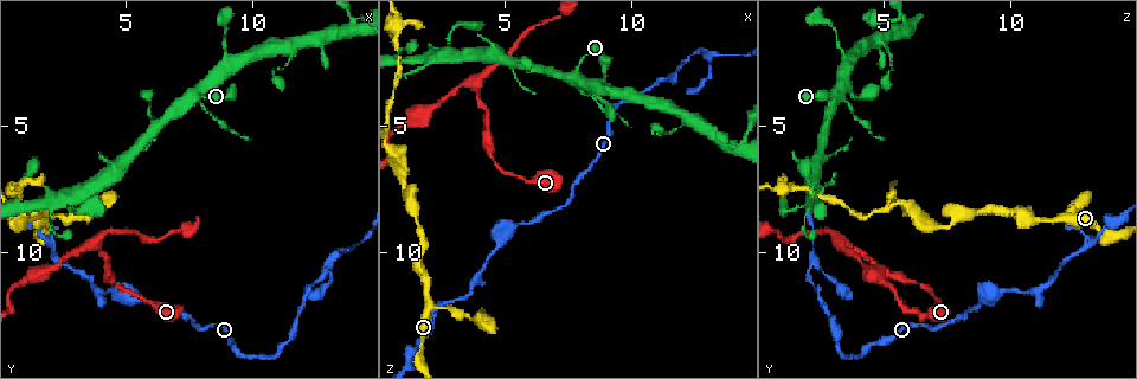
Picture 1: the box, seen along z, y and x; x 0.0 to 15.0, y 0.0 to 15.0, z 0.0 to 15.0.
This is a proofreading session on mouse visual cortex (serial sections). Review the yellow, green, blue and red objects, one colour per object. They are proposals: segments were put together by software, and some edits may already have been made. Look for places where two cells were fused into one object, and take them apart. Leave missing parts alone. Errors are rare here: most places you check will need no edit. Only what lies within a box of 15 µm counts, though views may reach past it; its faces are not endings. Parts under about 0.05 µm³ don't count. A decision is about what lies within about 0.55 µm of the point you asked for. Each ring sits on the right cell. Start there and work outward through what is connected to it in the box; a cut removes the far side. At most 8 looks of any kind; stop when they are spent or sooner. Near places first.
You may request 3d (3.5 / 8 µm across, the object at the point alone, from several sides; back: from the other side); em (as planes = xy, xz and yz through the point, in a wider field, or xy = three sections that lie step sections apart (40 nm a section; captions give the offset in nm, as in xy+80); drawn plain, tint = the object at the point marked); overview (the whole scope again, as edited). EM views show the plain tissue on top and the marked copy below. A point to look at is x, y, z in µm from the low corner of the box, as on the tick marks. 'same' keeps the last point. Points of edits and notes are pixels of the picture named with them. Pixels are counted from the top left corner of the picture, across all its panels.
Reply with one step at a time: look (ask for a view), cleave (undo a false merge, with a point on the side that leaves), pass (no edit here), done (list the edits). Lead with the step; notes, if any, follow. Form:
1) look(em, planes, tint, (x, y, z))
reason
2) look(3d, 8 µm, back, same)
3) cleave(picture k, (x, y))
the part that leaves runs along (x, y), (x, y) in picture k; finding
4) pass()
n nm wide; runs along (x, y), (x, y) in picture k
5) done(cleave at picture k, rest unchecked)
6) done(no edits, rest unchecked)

look(3d, 3.5 µm, back, (5.4, 12.0, 8.9))

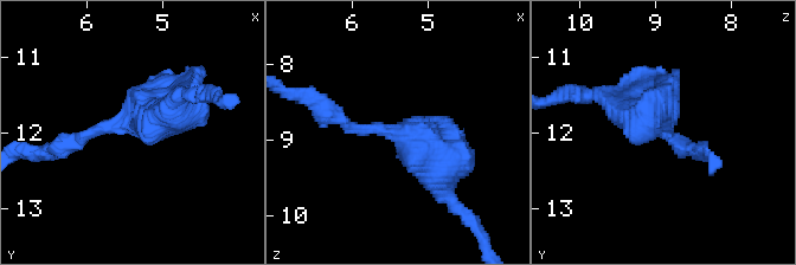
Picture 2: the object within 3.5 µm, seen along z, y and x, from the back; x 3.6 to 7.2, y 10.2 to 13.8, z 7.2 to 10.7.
look(em, xy, step 2, tint, (5.35, 11.90, 8.90))

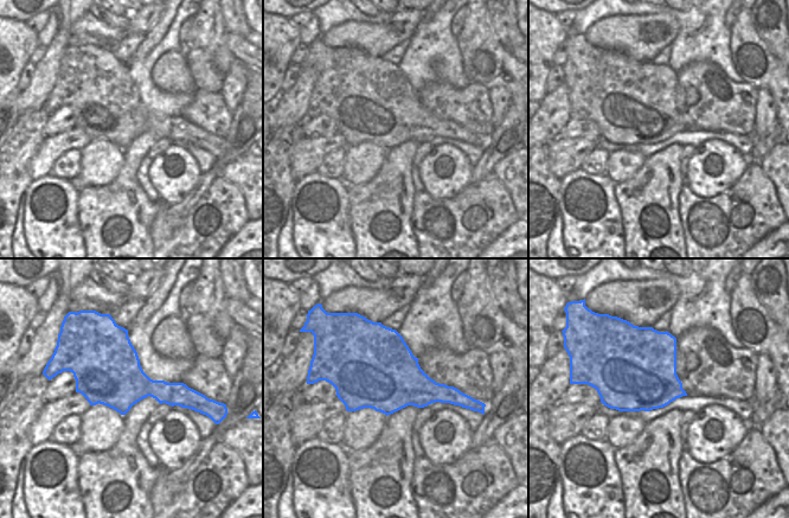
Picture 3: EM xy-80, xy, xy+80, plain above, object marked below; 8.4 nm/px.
pass()
continuous, no second cell

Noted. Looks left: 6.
look(3d, 3.5 µm, (1.5, 8.4, 8.9))
a narrow waist

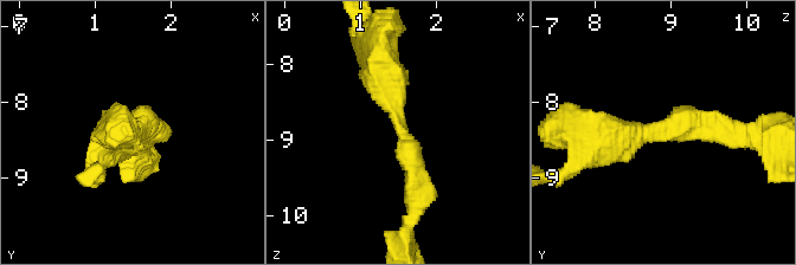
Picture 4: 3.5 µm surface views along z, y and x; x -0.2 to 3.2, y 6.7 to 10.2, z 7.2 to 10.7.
look(em, xy, step 3, tint, (1.50, 8.35, 8.85))
arms of 350, 450 nm; now the EM

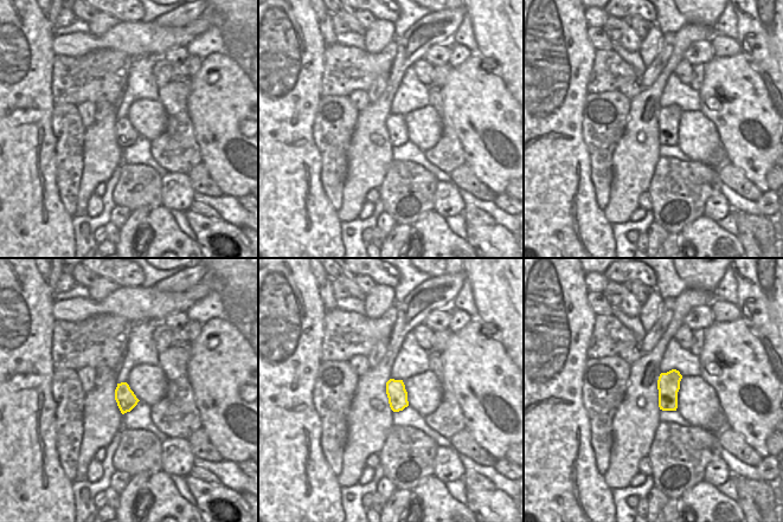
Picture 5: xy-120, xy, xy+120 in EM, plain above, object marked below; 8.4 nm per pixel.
pass()
one cell here

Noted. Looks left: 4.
look(3d, 8 µm, (13.1, 10.3, 2.3))
a narrow waist

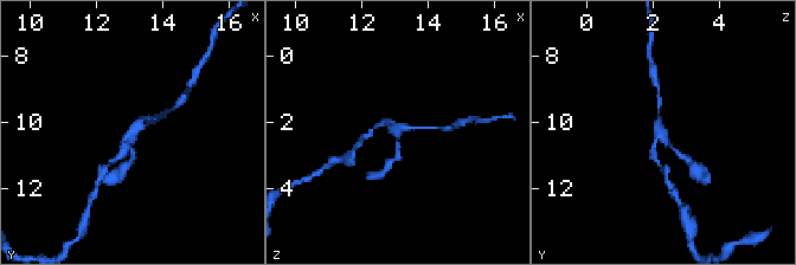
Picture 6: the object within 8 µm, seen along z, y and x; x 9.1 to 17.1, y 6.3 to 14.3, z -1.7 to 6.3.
look(em, xy, step 1, tint, (12.9, 10.4, 2.2))
3 arms; arms of 150, 150, 200 nm; need the tissue

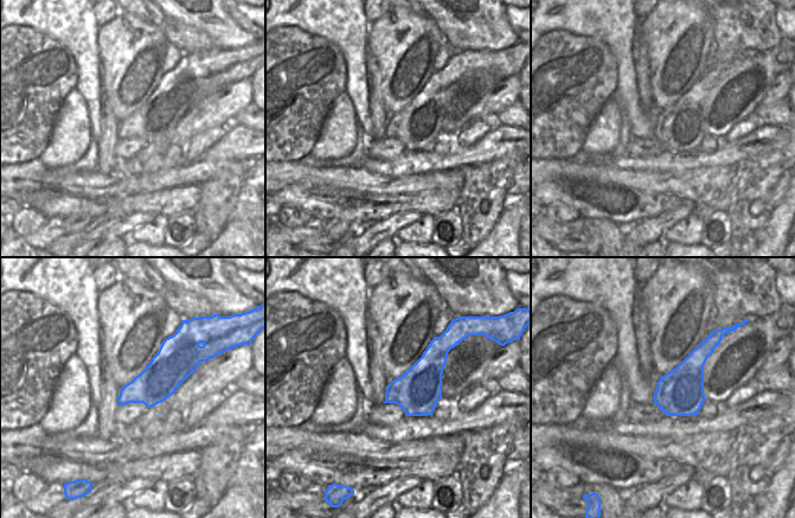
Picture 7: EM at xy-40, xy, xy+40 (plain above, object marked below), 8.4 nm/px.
pass()
runs along (378, 127), (389, 123), (396, 131), (397, 155) in picture 6; one cell here

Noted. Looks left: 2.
done(no edits, rest unchecked)

